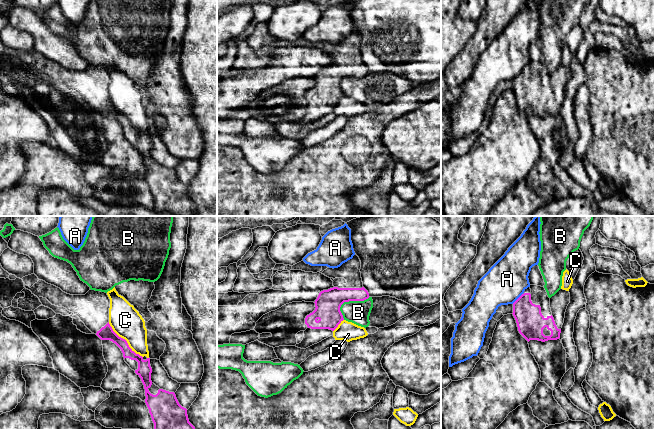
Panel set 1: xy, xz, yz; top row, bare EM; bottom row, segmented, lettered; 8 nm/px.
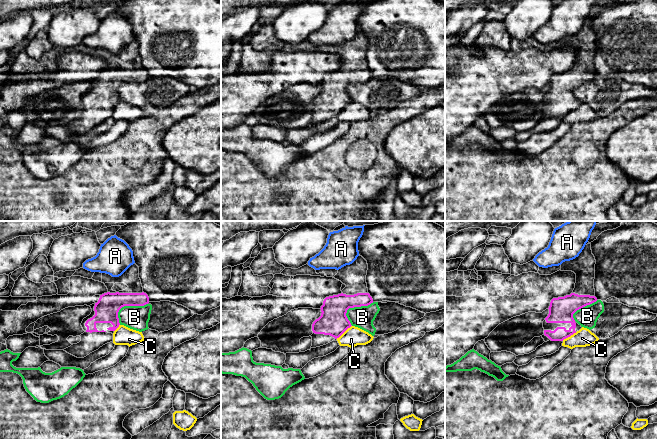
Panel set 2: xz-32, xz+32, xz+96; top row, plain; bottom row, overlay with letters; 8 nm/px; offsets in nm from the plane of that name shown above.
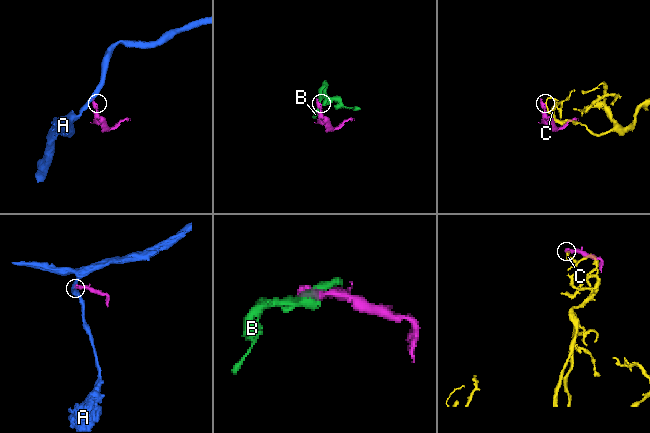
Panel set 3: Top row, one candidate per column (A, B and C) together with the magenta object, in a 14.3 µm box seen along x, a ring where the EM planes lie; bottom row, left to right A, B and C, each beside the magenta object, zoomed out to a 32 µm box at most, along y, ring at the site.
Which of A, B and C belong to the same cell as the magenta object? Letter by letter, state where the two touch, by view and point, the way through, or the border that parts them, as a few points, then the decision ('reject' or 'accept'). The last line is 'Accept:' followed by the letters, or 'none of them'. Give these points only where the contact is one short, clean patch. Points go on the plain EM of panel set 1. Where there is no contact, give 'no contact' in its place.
A: meets magenta in yz at (518, 74); border along yz (522, 69), (512, 79); reject
B: meets magenta in xz at (348, 77); reject
C: meets magenta in xy at (125, 116); reject
Accept: none of them

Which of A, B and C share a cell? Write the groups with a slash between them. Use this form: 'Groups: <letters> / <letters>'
Groups: A / B / C

